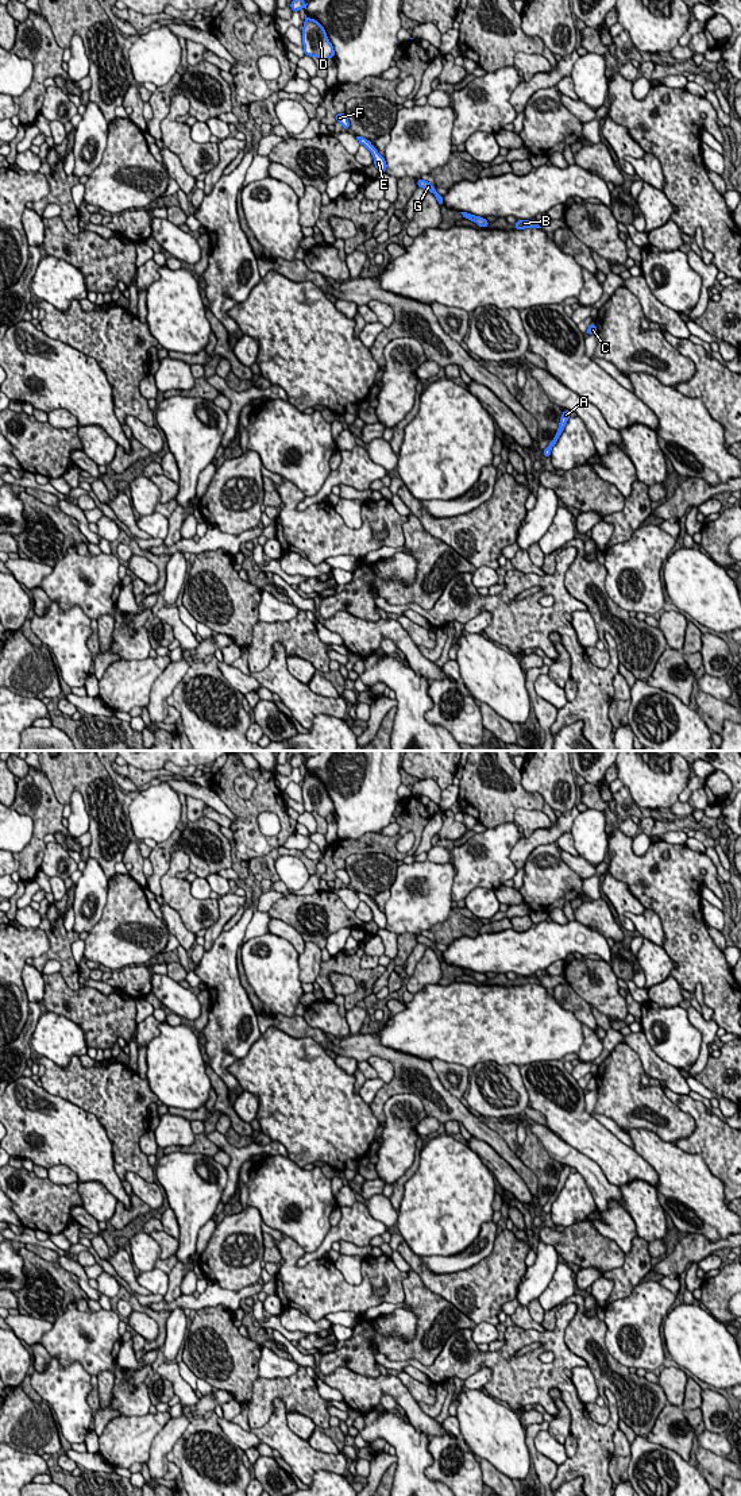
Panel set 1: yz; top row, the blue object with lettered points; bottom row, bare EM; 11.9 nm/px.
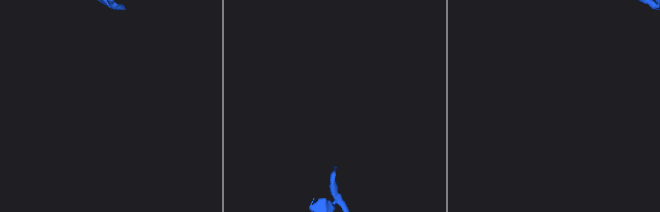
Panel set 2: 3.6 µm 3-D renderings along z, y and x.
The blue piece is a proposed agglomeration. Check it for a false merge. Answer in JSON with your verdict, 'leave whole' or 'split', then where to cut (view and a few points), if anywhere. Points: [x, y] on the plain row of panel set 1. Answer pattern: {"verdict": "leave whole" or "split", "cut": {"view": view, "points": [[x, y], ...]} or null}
{"verdict": "split", "cut": {"view": "yz", "points": [[487, 978], [485, 982]]}}

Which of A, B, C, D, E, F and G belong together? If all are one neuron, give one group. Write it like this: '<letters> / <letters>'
A C D E F G / B

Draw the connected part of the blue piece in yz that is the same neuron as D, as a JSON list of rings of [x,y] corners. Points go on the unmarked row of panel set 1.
[[[305,771],[301,790],[305,811],[316,811],[323,818],[327,818],[331,813],[336,813],[333,802],[327,793],[325,784],[319,776],[310,775]]]

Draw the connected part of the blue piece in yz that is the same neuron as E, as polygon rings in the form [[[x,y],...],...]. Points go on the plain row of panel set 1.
[[[356,892],[359,901],[363,901],[371,910],[373,910],[373,914],[374,914],[374,922],[385,929],[386,925],[387,925],[387,919],[386,919],[386,915],[385,913],[382,913],[378,906],[371,901],[371,898],[363,892]]]

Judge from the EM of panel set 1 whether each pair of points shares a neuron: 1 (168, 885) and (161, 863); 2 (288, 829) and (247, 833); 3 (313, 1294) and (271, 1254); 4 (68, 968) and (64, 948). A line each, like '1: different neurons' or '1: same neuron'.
1: different neurons
2: same neuron
3: different neurons
4: same neuron

